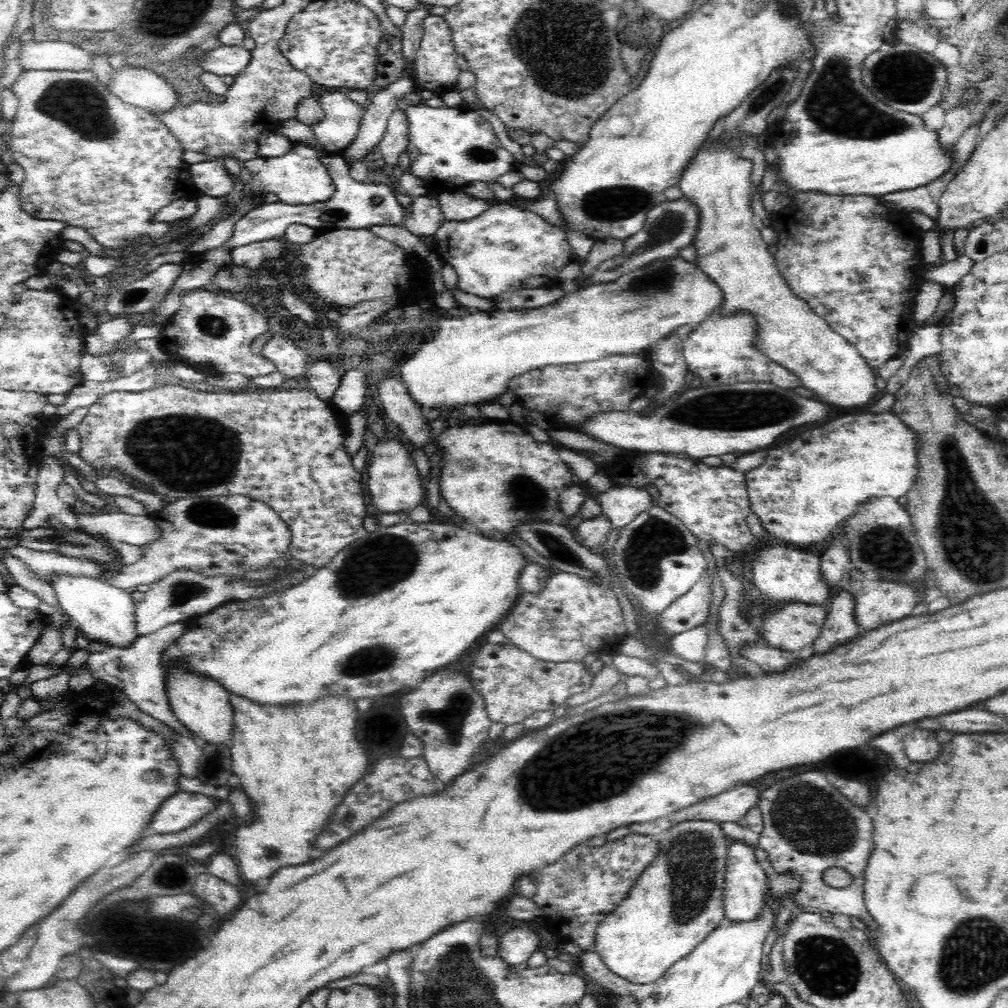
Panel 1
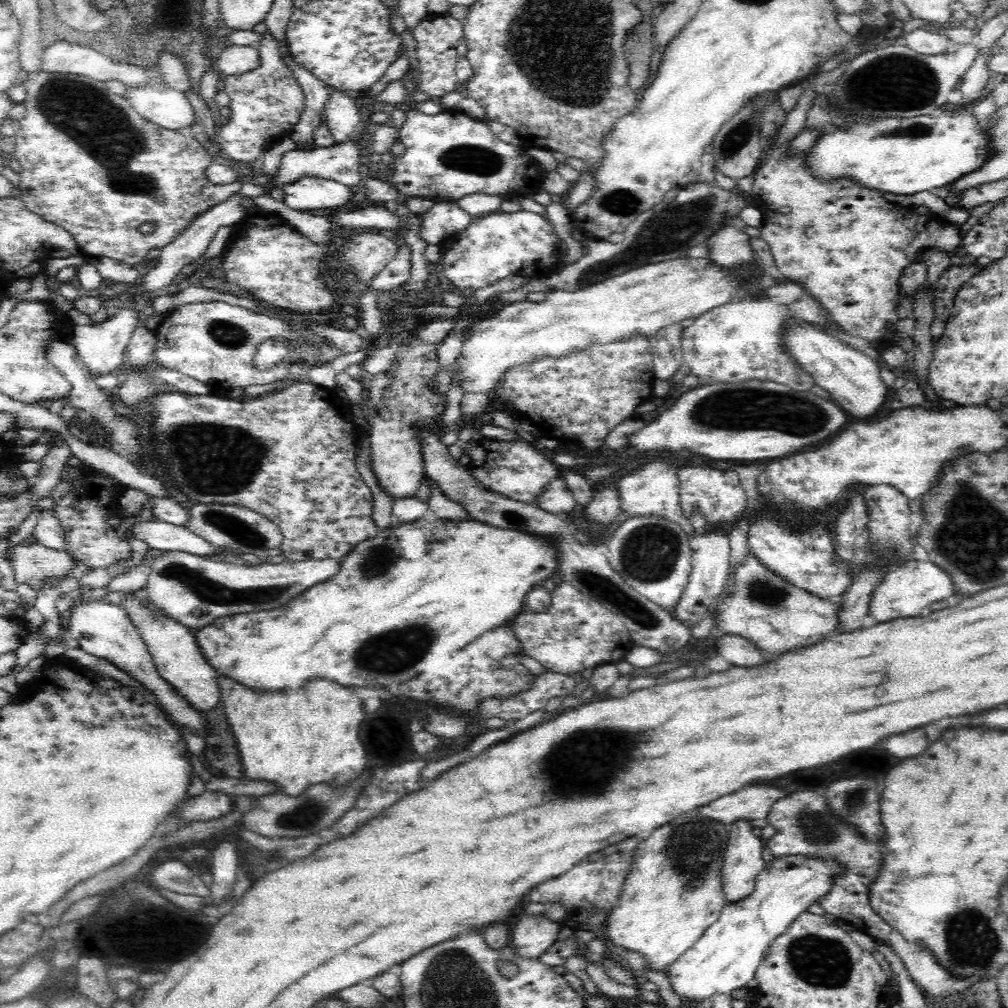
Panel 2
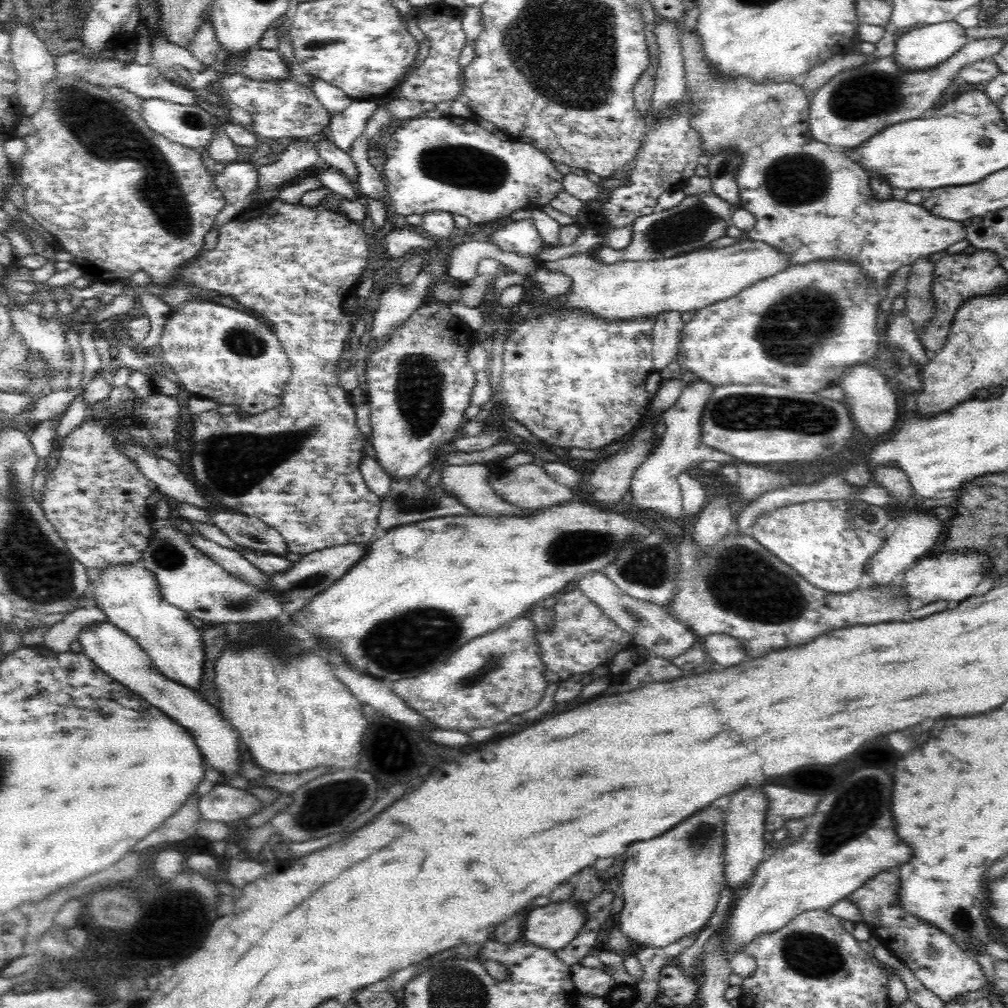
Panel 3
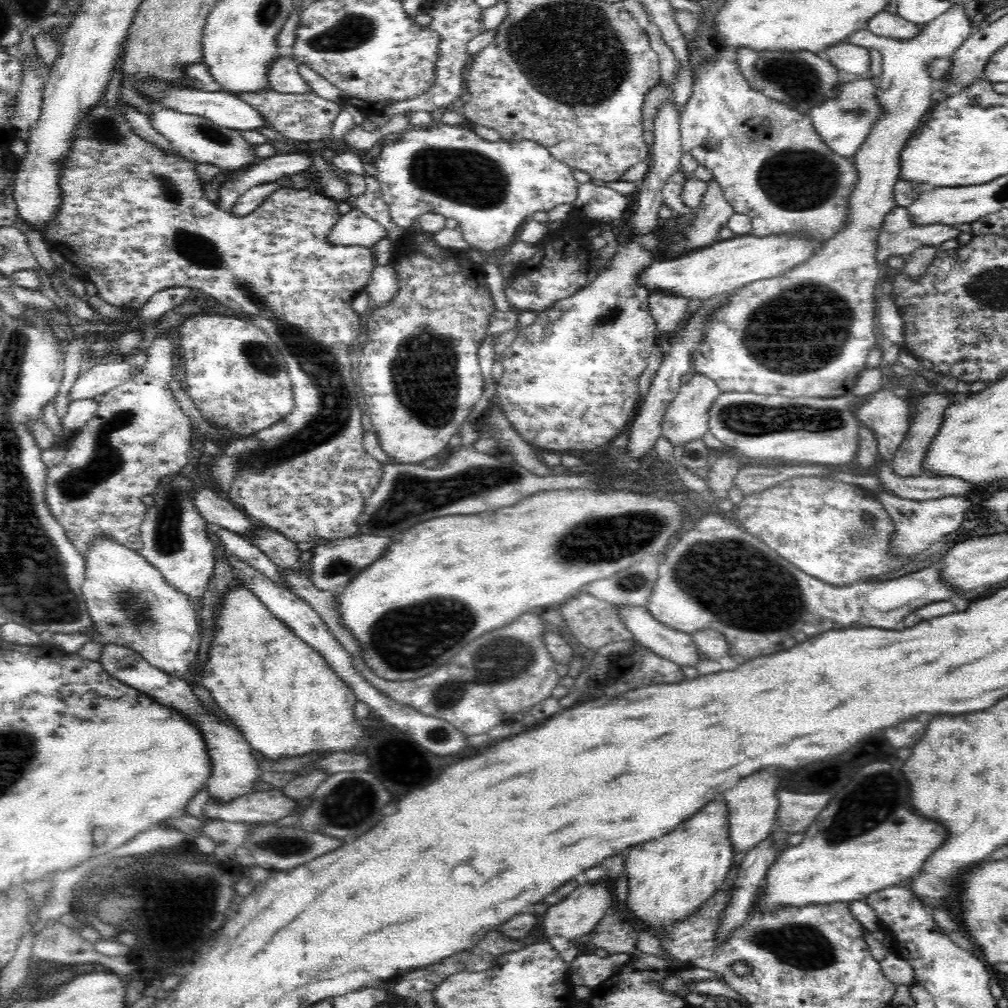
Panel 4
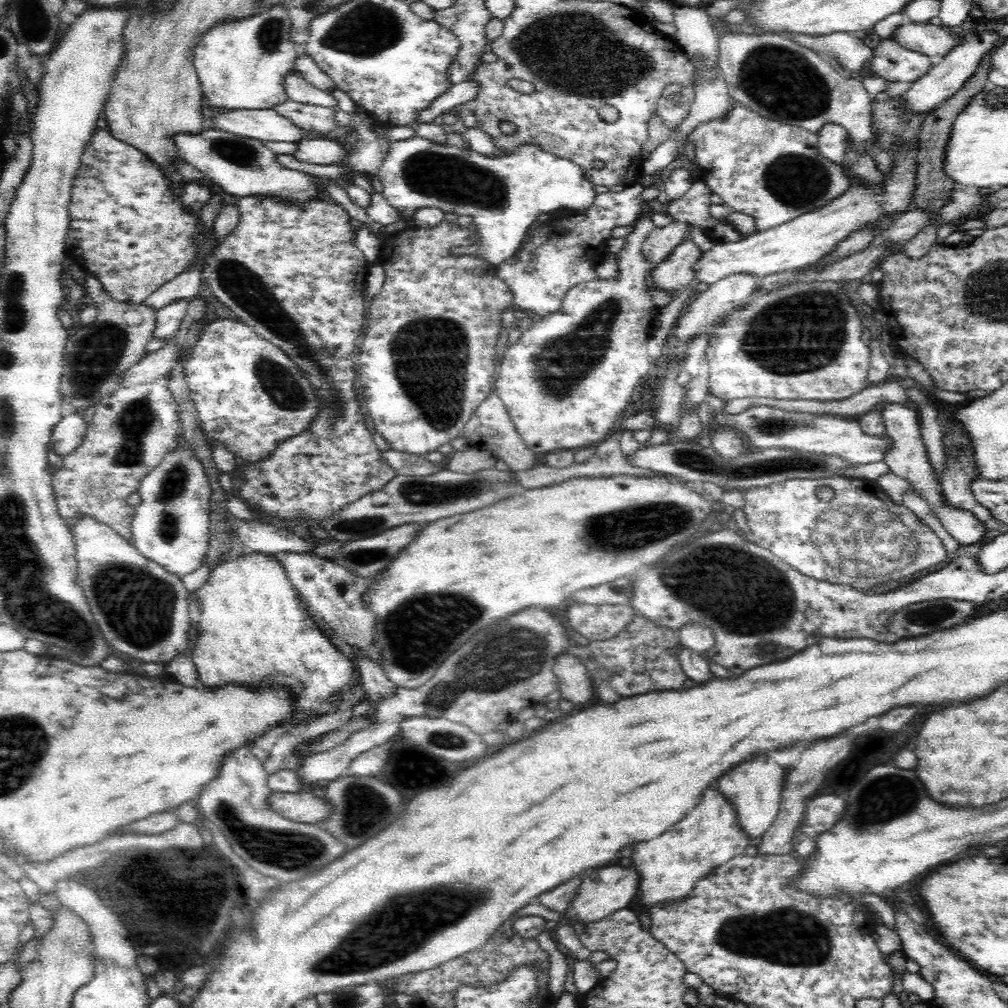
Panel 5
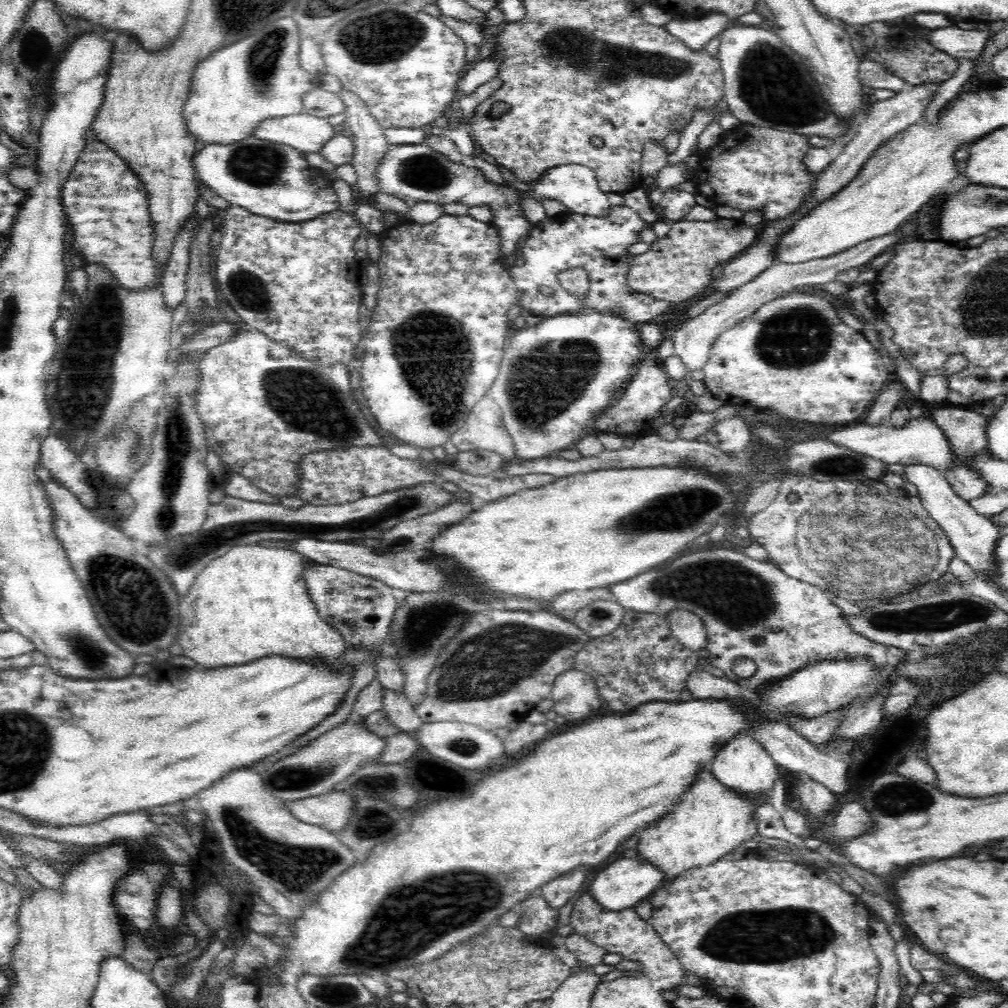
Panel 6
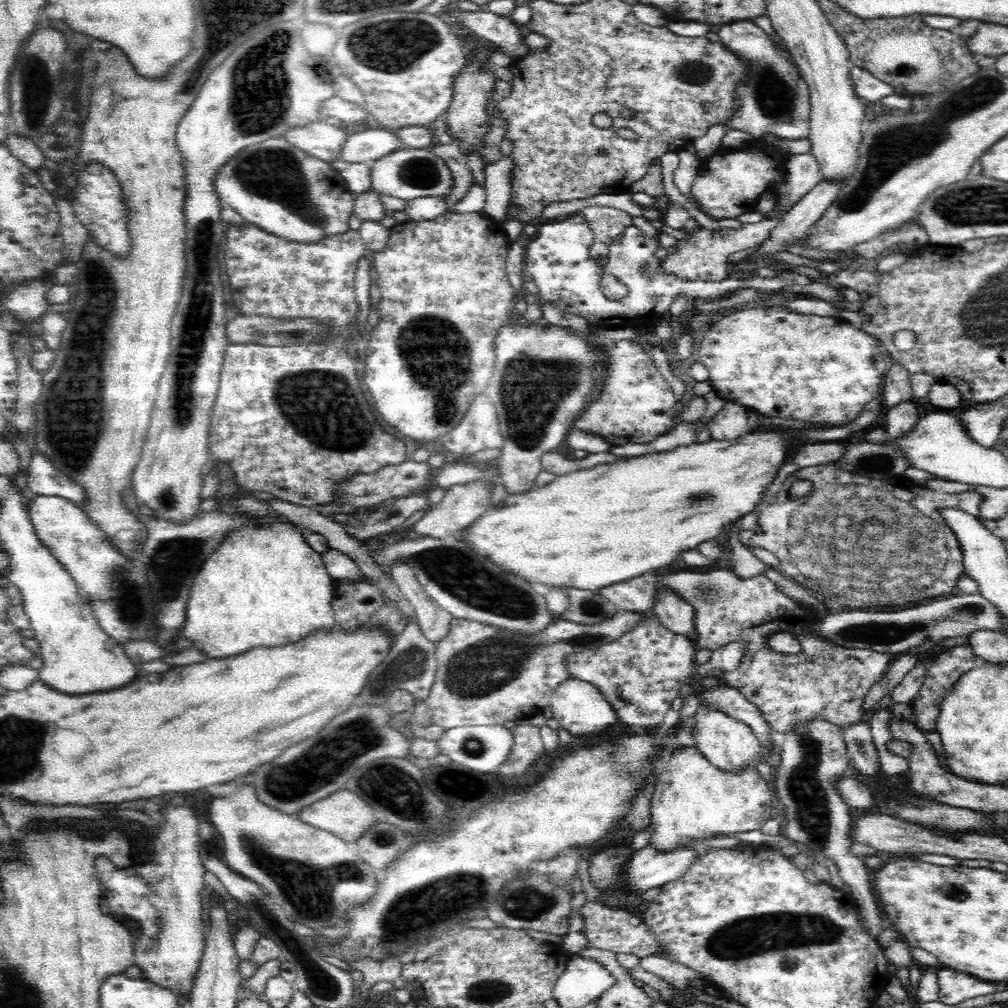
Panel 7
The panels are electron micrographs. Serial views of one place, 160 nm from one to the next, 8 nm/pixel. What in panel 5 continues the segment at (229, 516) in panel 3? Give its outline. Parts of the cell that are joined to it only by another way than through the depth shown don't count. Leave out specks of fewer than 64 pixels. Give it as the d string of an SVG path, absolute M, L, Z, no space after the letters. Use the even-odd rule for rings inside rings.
M279 552L270 555L277 557L304 602L322 615L328 627L350 645L354 652L360 651L362 655L378 661L381 666L380 647L374 643L376 615L363 604L364 593L372 586L374 577L356 576L328 558L323 559L311 553Z

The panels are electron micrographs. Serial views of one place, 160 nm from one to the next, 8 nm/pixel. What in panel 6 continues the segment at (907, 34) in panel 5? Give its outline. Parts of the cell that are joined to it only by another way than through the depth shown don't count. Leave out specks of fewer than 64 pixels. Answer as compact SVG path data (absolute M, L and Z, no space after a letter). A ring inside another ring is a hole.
M957 27L938 28L928 31L929 43L950 56L956 58L975 59L985 47L988 39L996 34L997 28L989 31L960 30Z

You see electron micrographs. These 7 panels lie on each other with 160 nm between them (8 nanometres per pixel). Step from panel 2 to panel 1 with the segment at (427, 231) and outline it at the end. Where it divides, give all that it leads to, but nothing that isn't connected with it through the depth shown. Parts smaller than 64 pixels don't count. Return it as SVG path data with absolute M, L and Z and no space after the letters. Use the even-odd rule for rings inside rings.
M458 189L456 191L440 192L438 201L440 209L444 214L444 219L450 220L470 220L486 212L493 204L501 202L498 200L488 201L472 195L466 191Z

